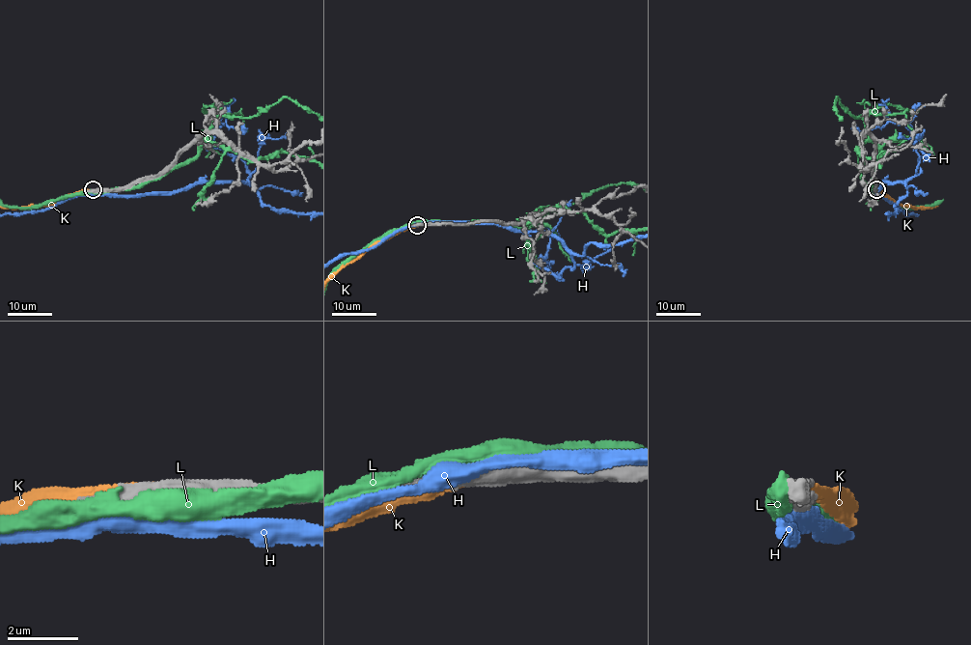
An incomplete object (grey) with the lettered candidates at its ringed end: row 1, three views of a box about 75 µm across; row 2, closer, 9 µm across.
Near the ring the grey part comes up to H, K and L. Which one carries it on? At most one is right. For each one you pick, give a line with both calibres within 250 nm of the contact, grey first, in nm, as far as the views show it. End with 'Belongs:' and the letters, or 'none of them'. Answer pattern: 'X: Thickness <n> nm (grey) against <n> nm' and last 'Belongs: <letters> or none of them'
K: Thickness 480 nm (grey) against 340 nm
Belongs: K

